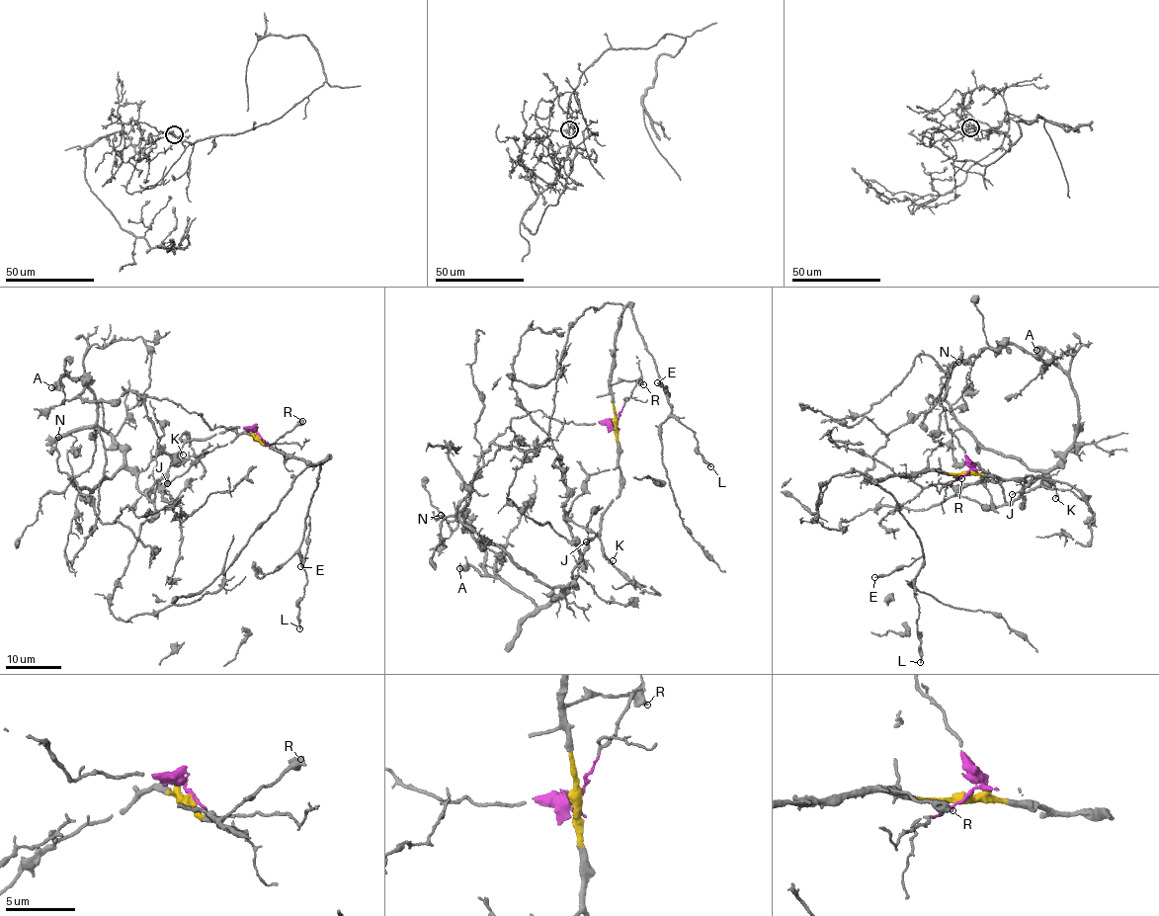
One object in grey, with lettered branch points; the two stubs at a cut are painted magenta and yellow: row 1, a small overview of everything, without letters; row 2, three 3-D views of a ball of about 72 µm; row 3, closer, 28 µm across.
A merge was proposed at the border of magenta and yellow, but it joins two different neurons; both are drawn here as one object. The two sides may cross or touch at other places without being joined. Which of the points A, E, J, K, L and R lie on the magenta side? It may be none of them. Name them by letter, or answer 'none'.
A

